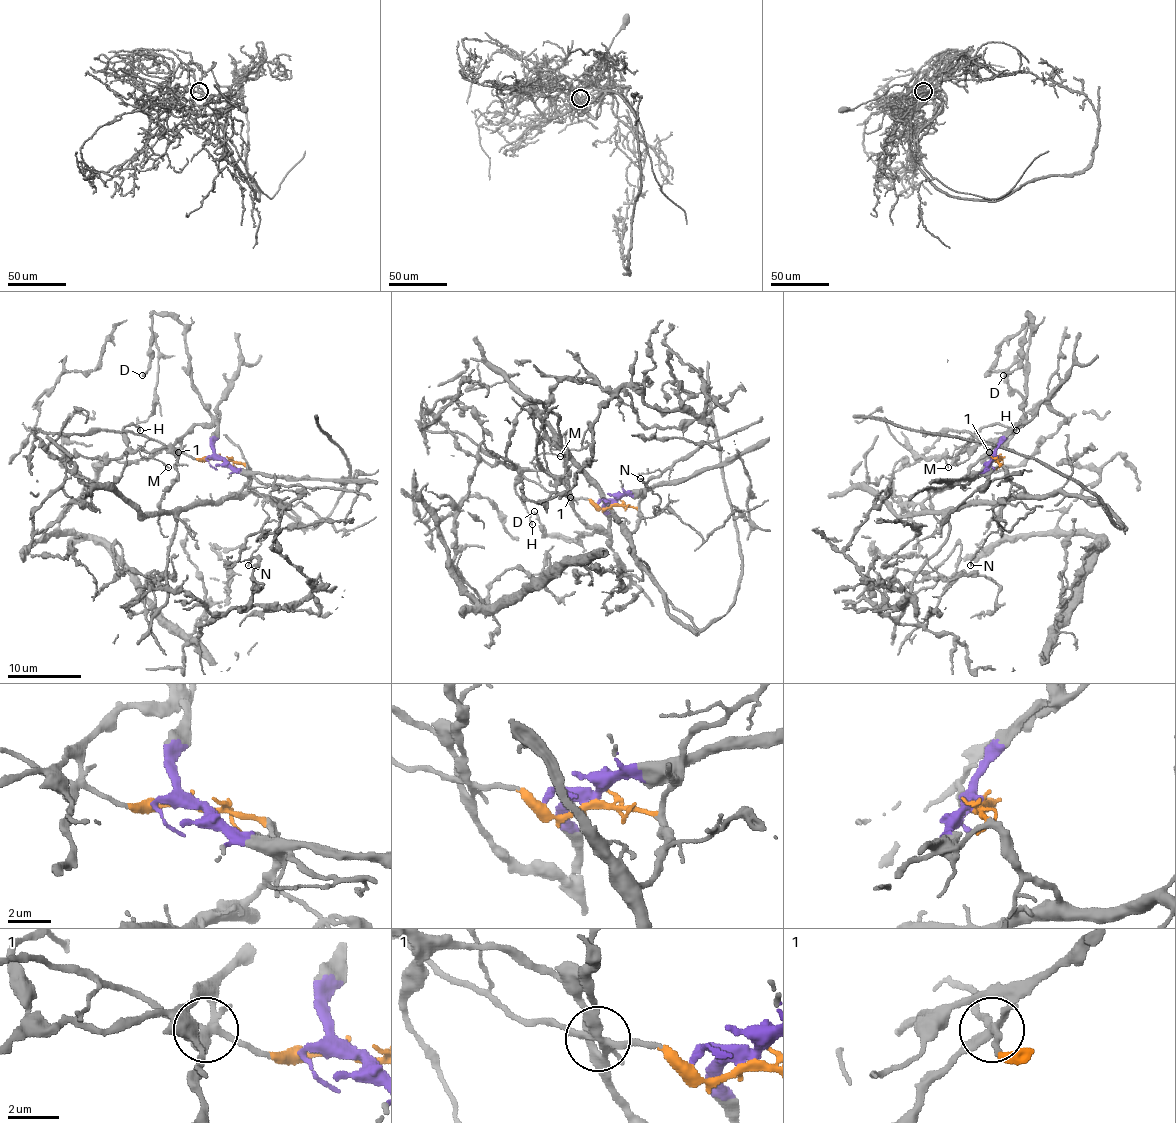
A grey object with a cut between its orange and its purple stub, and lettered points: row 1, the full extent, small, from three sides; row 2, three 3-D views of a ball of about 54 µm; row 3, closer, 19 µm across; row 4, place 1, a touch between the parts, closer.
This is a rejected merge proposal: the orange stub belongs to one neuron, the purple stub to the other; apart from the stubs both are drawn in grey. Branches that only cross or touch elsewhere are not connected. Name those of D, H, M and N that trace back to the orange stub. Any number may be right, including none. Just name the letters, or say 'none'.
M, N

